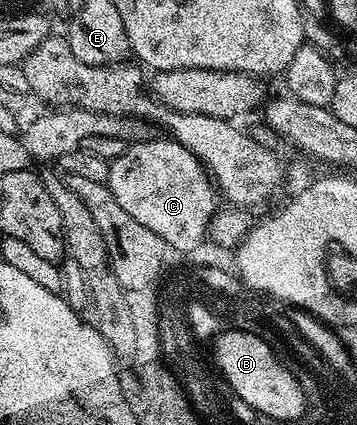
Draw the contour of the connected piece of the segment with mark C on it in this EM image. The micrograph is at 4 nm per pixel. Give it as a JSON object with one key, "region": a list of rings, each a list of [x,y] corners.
{"region":[[[169,136],[127,145],[119,158],[110,162],[108,183],[116,204],[156,232],[175,252],[185,252],[207,241],[210,221],[220,209],[220,195],[200,159],[184,144]]]}

